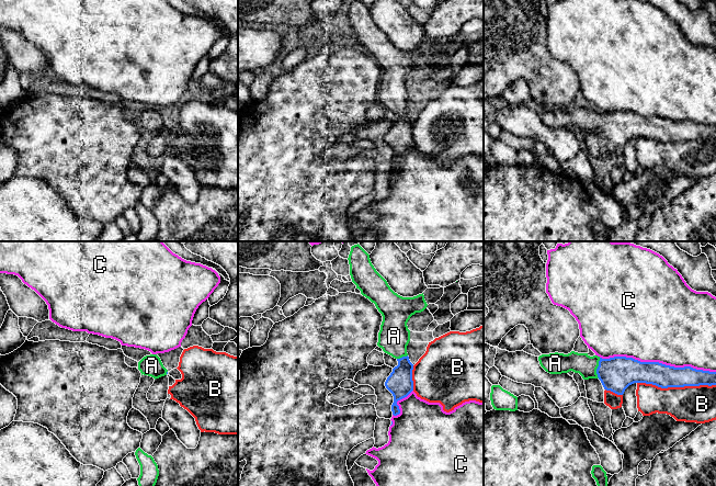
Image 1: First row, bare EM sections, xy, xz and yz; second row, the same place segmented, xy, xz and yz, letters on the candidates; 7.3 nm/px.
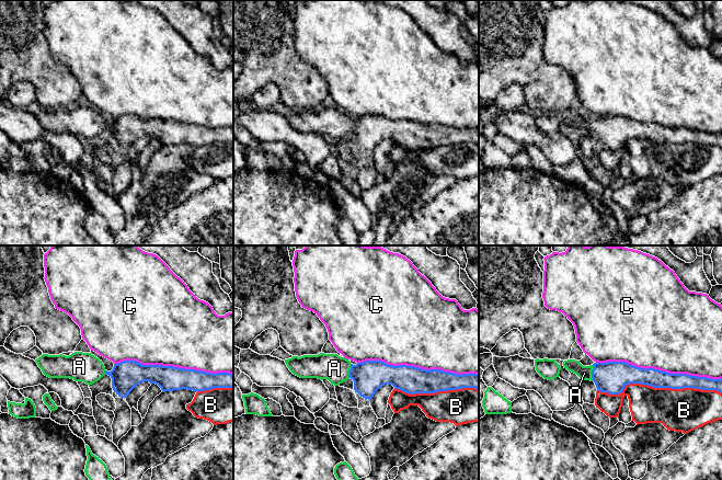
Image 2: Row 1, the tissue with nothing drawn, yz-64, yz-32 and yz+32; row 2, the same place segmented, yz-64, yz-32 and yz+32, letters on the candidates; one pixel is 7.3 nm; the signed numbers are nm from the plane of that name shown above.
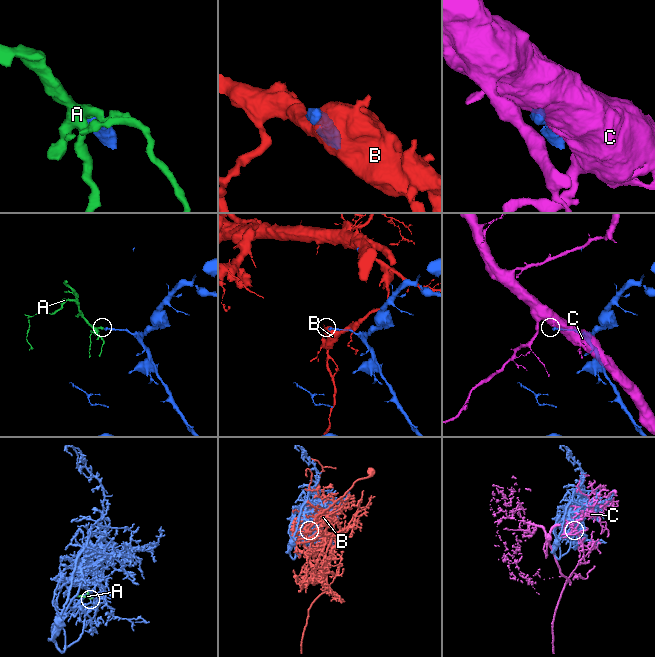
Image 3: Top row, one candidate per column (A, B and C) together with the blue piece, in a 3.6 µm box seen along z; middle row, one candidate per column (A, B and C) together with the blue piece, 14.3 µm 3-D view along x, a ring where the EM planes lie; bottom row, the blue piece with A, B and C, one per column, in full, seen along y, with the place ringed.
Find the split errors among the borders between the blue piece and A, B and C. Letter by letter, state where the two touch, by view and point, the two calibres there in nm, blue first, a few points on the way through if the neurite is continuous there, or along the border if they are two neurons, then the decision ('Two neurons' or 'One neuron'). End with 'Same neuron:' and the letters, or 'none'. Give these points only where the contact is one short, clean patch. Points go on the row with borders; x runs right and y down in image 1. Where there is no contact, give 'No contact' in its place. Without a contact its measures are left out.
A: Touches blue at yz (598, 368). Thickness 240 nm (blue) against 160 nm. Path across: yz (616, 374), (598, 368), (586, 365). One neuron
B: Touches blue at yz (677, 386). Thickness 170 nm (blue) against 280 nm. Two neurons
C: Touches blue at yz (658, 362). Thickness 200 nm (blue) against 500 nm. Two neurons
Same neuron: A

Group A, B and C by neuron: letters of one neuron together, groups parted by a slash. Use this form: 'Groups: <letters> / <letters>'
Groups: A / B / C

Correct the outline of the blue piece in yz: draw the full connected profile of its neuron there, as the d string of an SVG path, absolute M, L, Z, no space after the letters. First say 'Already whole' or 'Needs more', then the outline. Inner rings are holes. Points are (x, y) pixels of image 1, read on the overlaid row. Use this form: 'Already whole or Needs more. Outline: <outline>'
Needs more. Outline: M571 351L568 354L549 353L538 357L541 366L550 374L579 373L583 380L599 378L606 391L623 395L625 389L634 383L652 384L661 388L684 387L700 385L716 385L716 372L696 370L691 366L674 368L659 362L640 362L633 358L614 357L602 359L598 355L590 357L588 353Z

